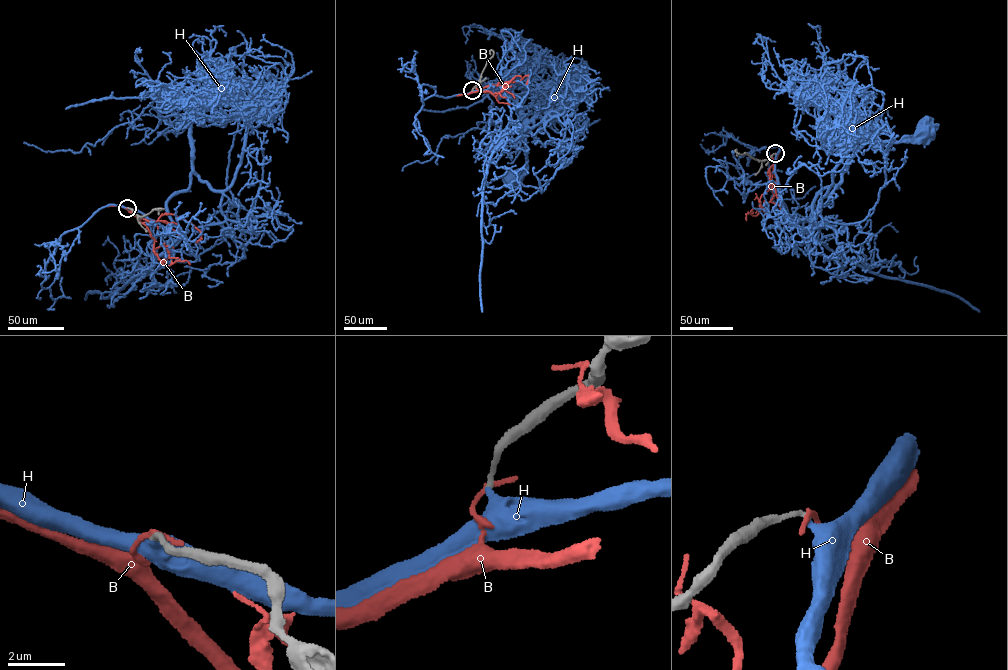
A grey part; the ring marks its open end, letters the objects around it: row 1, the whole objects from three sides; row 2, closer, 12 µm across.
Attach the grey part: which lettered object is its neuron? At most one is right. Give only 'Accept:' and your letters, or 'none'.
Accept: H

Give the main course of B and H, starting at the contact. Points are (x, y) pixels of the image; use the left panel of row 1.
B: (127, 207), (148, 229), (154, 240), (154, 250), (163, 264), (186, 260), (190, 264)
H: (128, 208), (175, 242), (166, 204), (190, 182), (190, 123), (169, 99)

